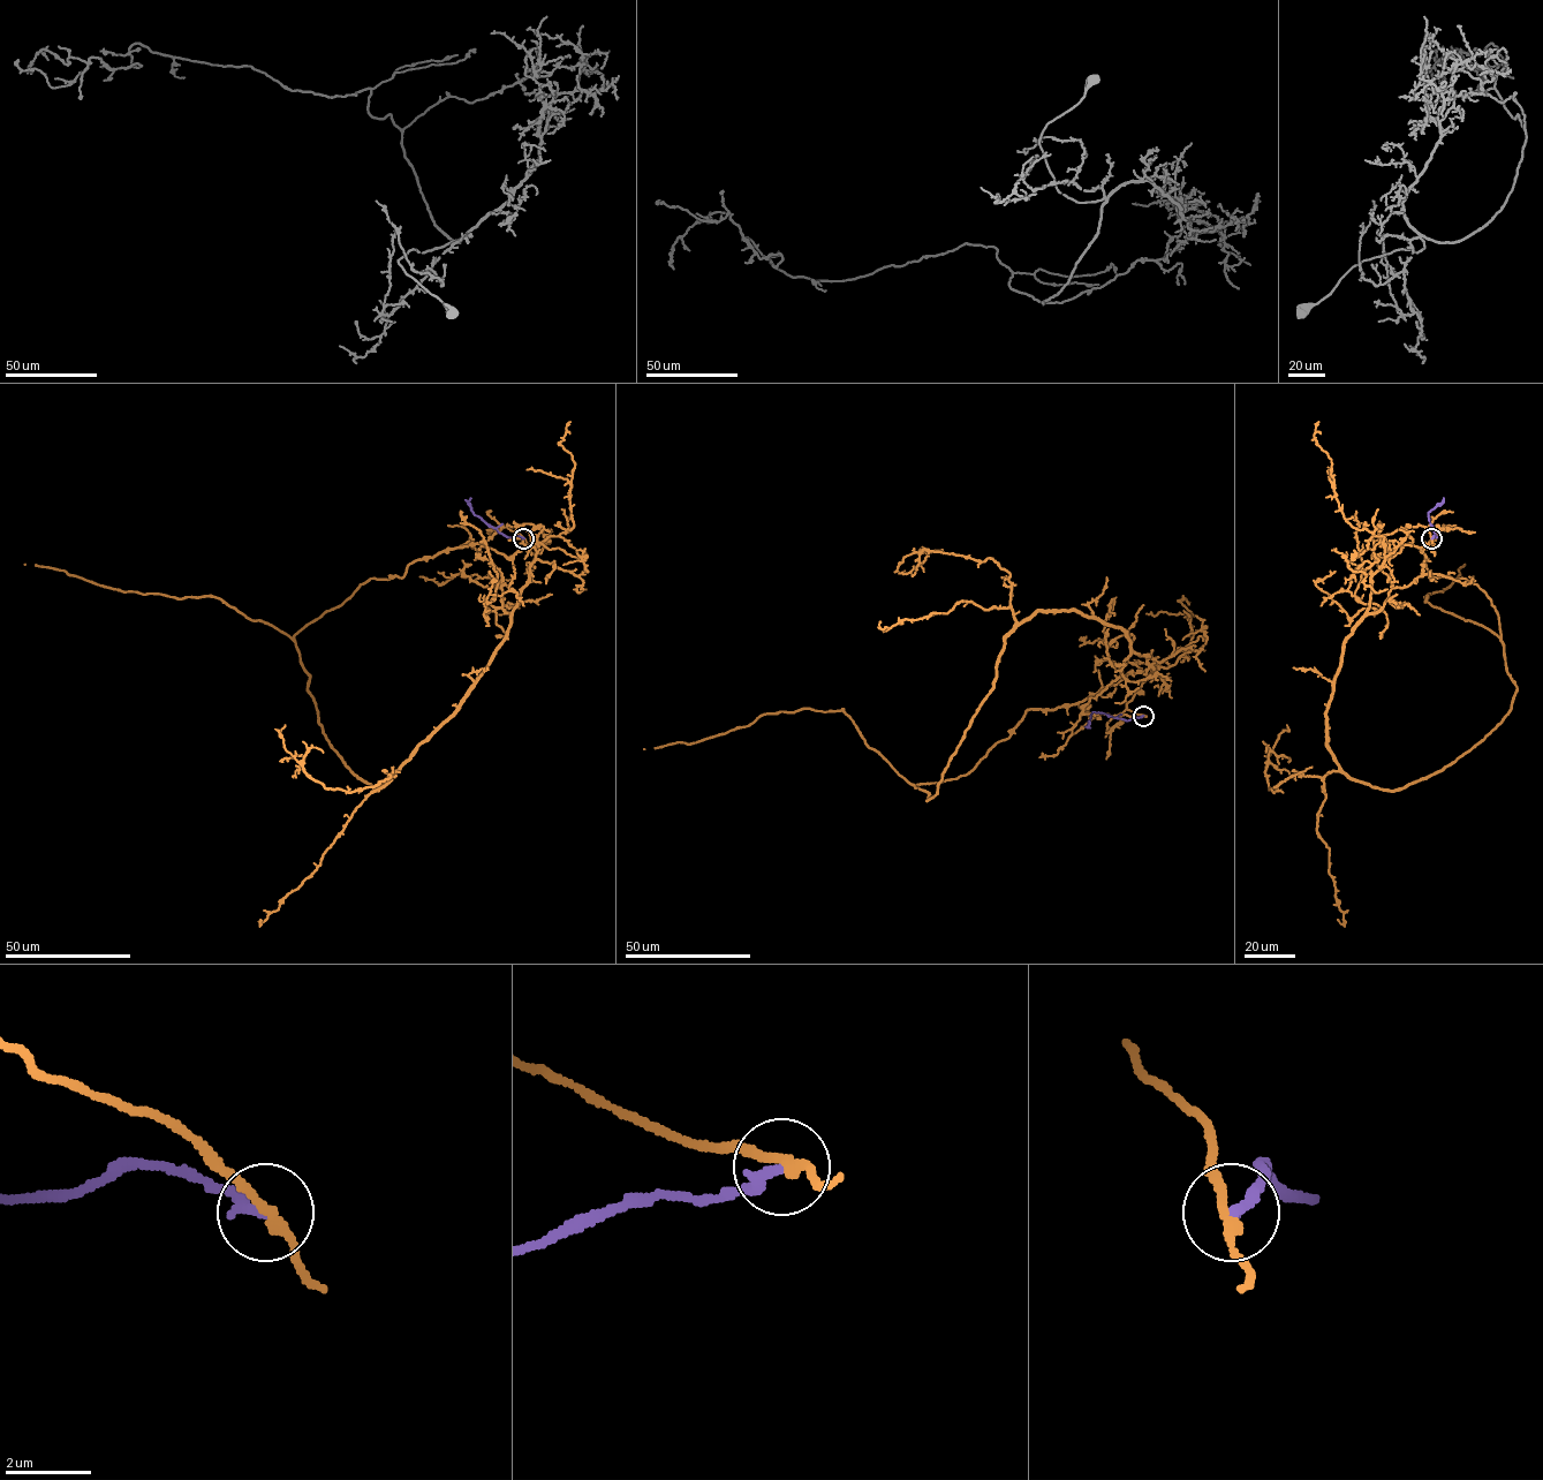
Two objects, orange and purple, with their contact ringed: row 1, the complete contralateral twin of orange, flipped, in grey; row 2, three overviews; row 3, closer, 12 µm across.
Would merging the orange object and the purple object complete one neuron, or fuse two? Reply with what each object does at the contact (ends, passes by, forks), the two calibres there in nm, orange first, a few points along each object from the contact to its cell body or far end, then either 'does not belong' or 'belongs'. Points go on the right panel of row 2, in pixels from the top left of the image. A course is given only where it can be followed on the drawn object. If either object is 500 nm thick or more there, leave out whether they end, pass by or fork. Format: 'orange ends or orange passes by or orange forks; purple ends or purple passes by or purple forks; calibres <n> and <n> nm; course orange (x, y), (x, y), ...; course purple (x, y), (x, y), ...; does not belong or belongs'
orange passes by; purple ends; calibres 240 and 280 nm; course orange (1431, 538), (1381, 542), (1489, 598), (1517, 692), (1383, 791), (1326, 745), (1384, 548), (1318, 421); course purple (1431, 538), (1436, 536), (1428, 513), (1443, 501), (1443, 497); does not belong

